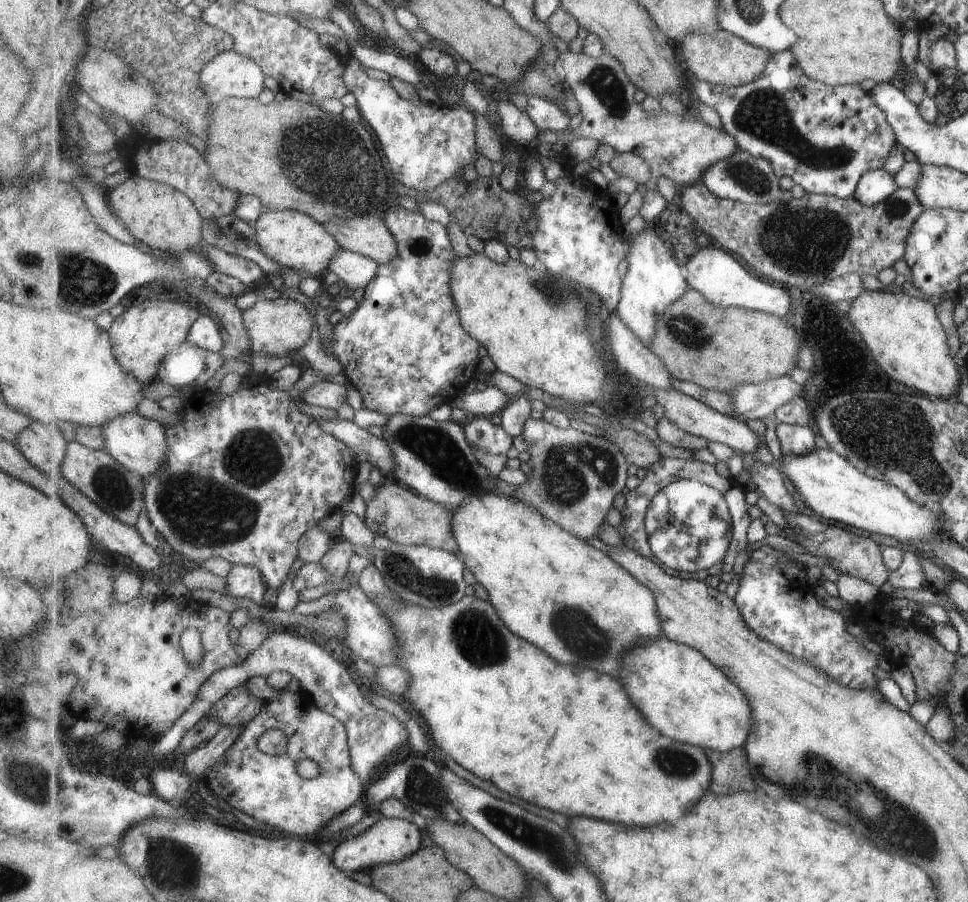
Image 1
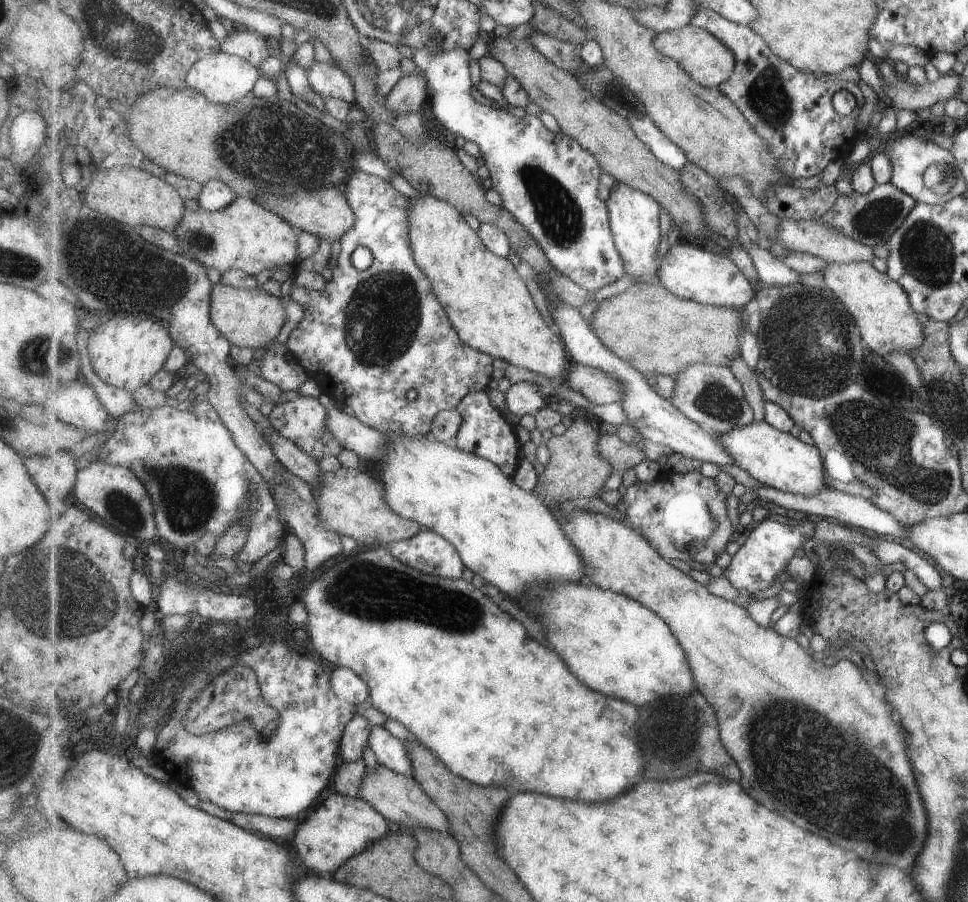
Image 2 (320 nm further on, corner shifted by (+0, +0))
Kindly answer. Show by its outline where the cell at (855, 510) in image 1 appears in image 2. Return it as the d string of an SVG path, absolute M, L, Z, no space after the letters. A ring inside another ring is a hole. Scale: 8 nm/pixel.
M754 420L751 424L735 427L719 436L733 457L734 464L763 485L802 495L814 495L829 486L820 450L815 445L801 442L793 434L771 426L767 421Z

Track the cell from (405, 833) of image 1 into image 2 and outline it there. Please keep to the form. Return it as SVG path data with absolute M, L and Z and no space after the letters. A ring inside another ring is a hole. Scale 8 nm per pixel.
M331 790L321 798L320 802L311 810L311 816L303 814L303 818L299 818L299 820L302 820L302 823L299 826L299 830L297 830L297 834L295 834L295 838L293 838L295 848L297 848L297 852L299 852L301 860L305 862L307 869L319 876L332 876L349 861L349 858L365 852L367 848L371 848L375 842L383 840L390 833L388 829L389 822L376 807L360 796L350 797L334 790Z

